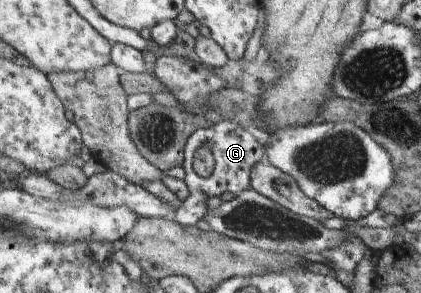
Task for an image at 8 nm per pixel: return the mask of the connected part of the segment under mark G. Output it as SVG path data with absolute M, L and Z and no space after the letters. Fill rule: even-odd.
M223 119L208 128L200 128L188 140L185 149L185 162L182 165L186 173L184 181L189 189L189 196L182 202L173 218L186 227L195 226L200 219L205 219L207 216L210 197L220 197L226 191L237 196L250 188L252 168L264 159L264 155L267 155L264 145L246 131L239 122ZM200 147L208 147L214 157L213 172L208 177L198 175L194 168L194 157Z

